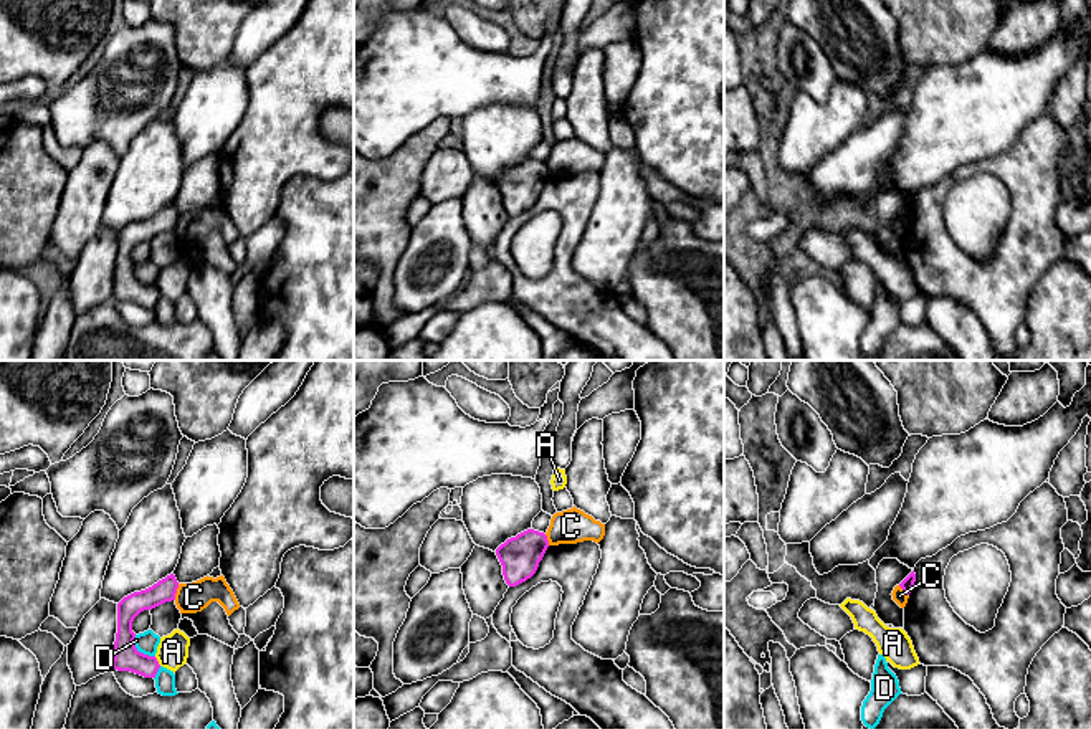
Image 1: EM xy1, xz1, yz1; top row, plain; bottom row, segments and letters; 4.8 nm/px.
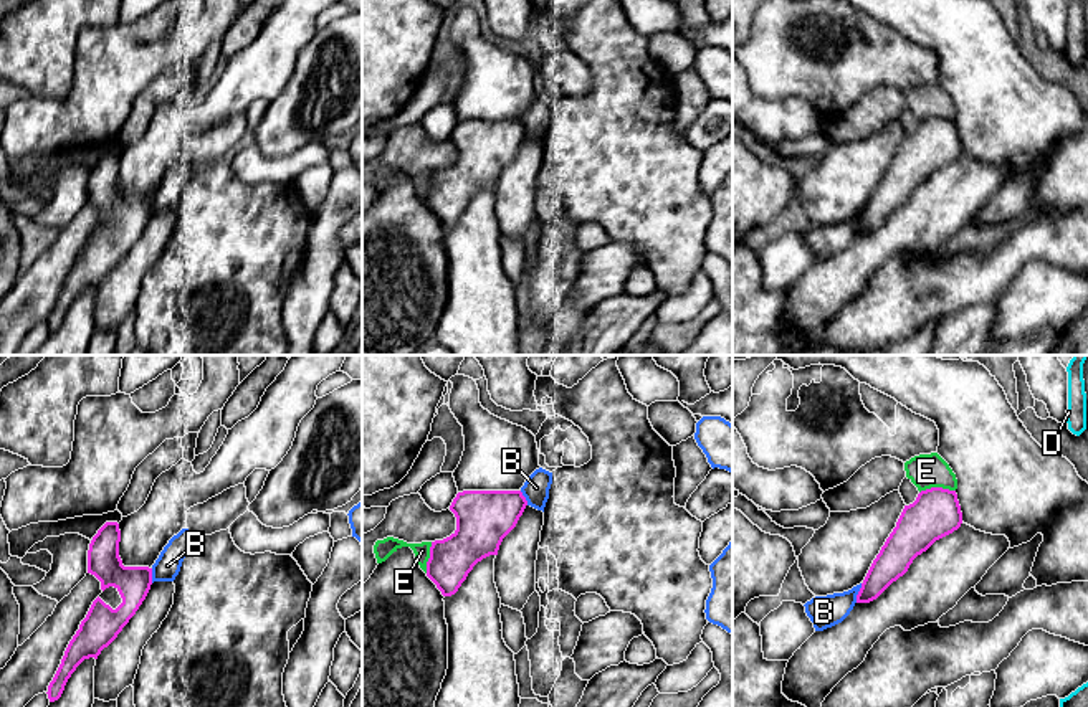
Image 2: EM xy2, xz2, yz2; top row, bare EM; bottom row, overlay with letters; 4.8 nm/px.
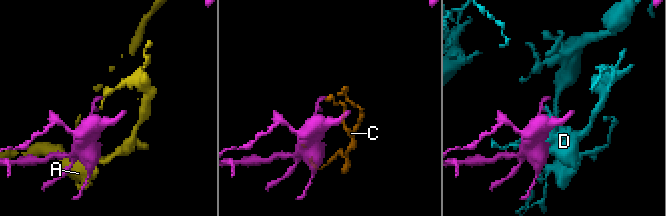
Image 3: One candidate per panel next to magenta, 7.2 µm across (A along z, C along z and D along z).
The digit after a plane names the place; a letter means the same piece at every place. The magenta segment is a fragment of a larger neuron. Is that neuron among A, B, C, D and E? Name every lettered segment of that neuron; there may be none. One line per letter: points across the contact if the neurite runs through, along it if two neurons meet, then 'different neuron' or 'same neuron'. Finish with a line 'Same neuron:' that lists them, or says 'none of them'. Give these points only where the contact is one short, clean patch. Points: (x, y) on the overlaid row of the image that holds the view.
A: border along xy1 (154, 657), (161, 665); different neuron
B: same neuron
C: border along xy1 (179, 584), (174, 599); different neuron
D: different neuron
E: different neuron
Same neuron: B

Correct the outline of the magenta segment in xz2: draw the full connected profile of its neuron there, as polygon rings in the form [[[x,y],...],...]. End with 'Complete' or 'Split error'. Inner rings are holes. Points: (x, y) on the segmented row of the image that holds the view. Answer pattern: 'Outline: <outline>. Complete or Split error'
Outline: [[[539,467],[519,491],[463,491],[456,494],[450,505],[456,517],[456,530],[443,540],[432,542],[427,562],[427,577],[443,596],[455,595],[478,562],[498,555],[503,539],[516,527],[527,505],[544,512],[551,484],[552,472]]]. Split error

